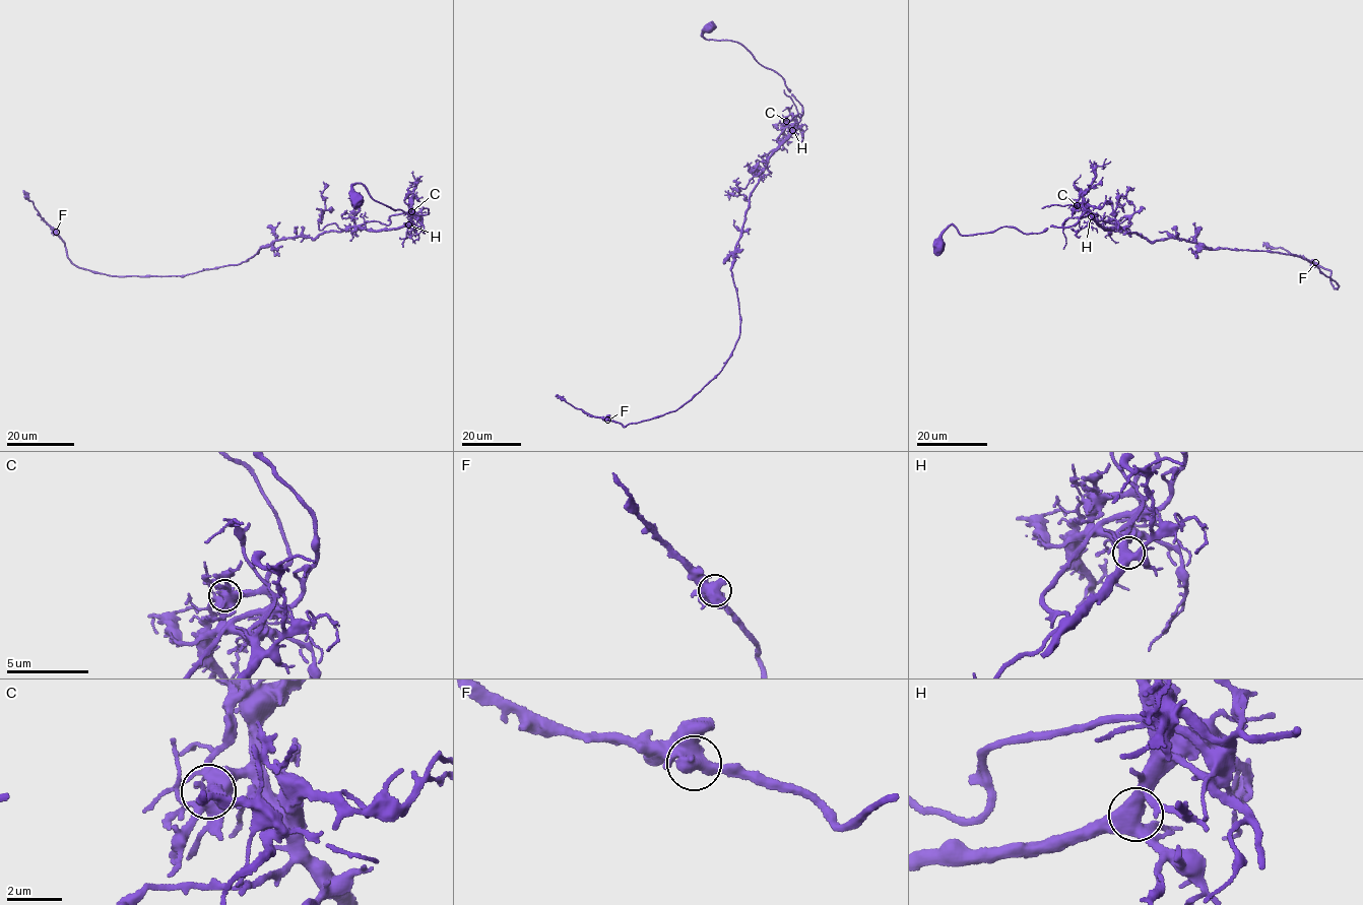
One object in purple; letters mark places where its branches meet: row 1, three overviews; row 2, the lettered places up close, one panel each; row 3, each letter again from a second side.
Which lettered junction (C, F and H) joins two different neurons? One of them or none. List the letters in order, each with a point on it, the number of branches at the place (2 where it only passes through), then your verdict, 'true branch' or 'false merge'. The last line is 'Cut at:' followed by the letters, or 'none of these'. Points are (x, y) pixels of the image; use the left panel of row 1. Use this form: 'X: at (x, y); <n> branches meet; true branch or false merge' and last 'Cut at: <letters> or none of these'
C: at (411, 211); 10 branches meet; false merge
F: at (56, 232); 7 branches meet; true branch
H: at (408, 224); 6 branches meet; true branch
Cut at: C

